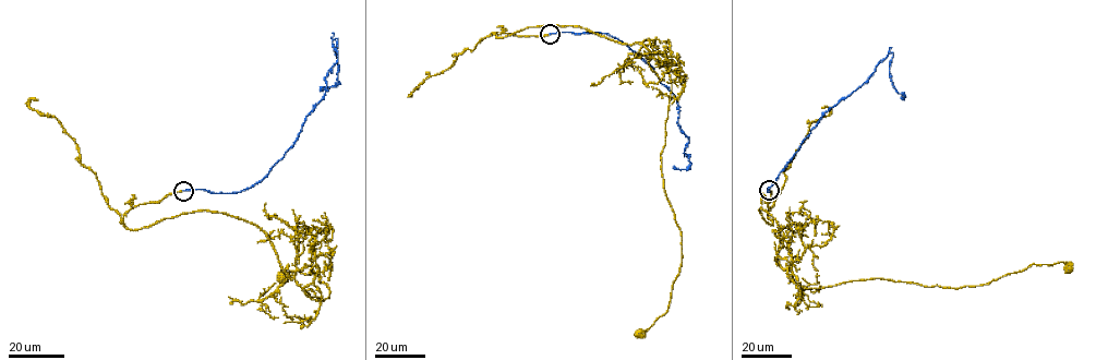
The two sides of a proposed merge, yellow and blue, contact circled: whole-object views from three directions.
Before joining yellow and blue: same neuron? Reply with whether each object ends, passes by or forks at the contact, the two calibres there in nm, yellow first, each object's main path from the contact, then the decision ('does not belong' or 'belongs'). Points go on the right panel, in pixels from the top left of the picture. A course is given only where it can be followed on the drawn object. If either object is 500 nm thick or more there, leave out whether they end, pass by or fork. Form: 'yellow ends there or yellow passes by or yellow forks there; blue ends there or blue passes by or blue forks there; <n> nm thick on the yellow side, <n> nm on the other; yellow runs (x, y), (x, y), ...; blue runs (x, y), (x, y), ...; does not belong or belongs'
yellow ends there; blue ends there; 190 nm thick on the yellow side, 200 nm on the other; yellow runs (769, 190), (771, 225), (760, 214), (803, 287), (961, 288), (1033, 264), (1067, 267); blue runs (769, 190), (822, 115), (860, 86), (892, 52), (891, 81), (904, 95), (901, 98); does not belong

